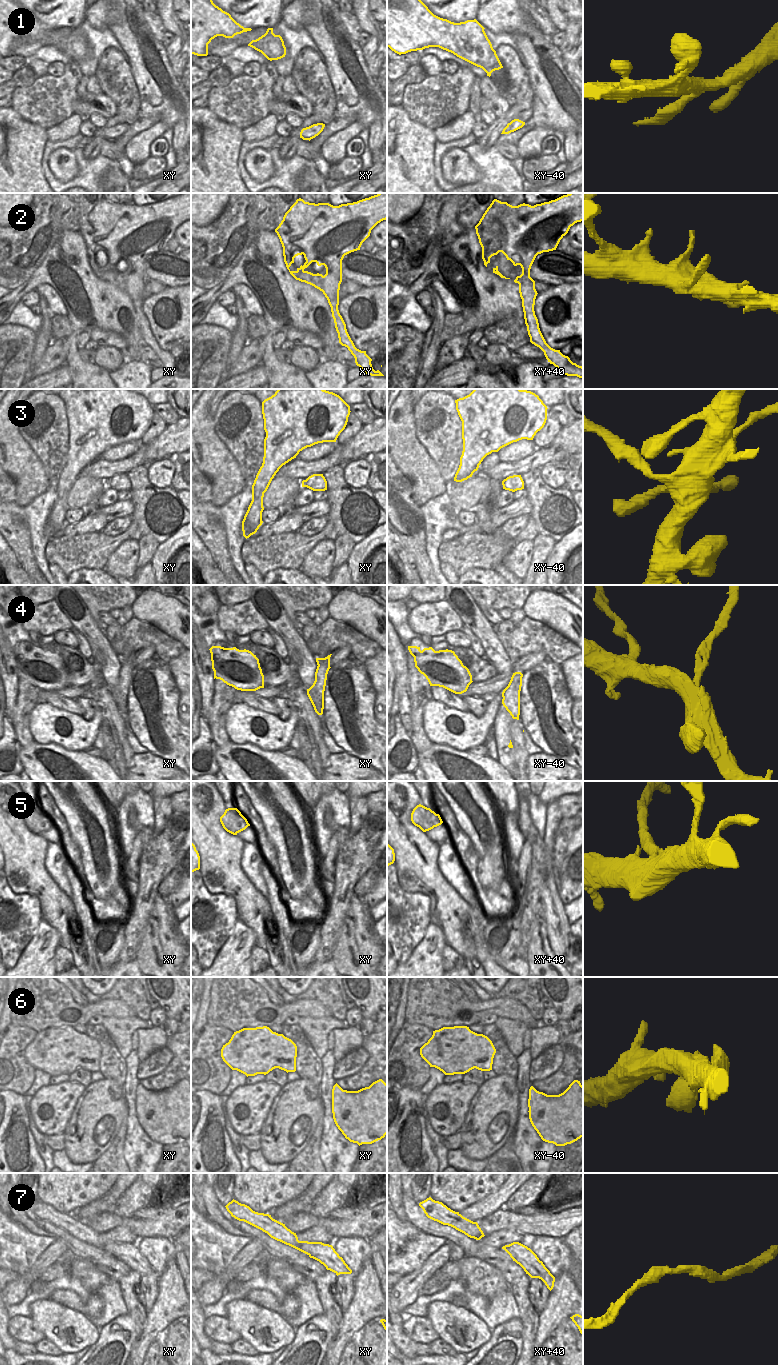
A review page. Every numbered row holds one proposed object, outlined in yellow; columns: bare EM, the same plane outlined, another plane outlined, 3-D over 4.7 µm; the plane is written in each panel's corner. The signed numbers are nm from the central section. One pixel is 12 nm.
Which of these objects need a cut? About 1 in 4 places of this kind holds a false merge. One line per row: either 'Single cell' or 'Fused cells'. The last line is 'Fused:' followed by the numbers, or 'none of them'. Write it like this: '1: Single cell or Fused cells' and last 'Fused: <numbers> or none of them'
1: Single cell
2: Single cell
3: Single cell
4: Fused cells
5: Fused cells
6: Single cell
7: Single cell
Fused: 4, 5

